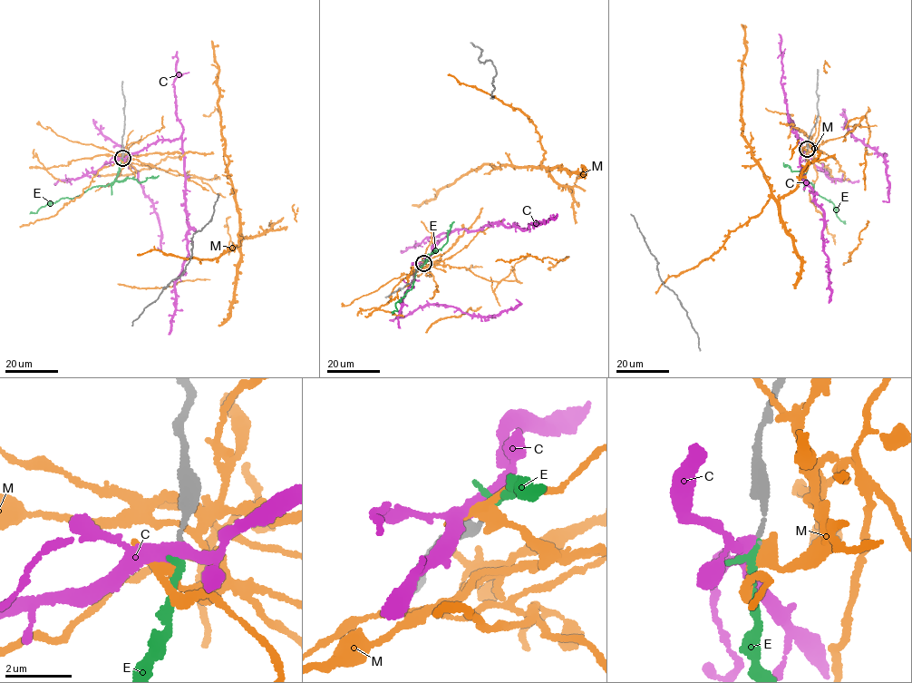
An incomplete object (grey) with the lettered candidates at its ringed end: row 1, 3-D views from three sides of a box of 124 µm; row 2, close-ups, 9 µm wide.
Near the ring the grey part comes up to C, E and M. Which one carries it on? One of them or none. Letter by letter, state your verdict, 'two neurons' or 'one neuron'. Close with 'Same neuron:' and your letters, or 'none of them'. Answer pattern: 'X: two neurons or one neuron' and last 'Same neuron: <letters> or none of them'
C: two neurons
E: two neurons
M: two neurons
Same neuron: none of them

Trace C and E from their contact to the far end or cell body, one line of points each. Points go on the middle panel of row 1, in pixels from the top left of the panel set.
C: (422, 262), (456, 229), (475, 230), (496, 221), (523, 229), (532, 223), (554, 219), (557, 213)
E: (423, 263), (429, 258), (428, 254), (426, 262), (415, 270), (412, 288), (395, 303), (397, 310), (392, 313)

